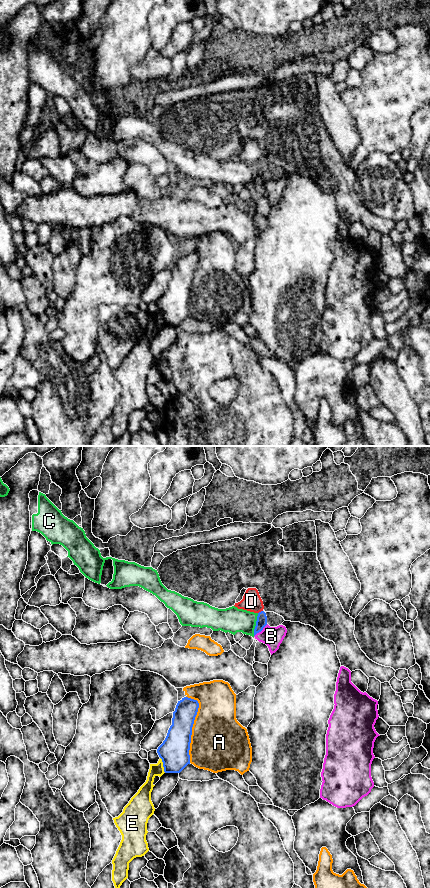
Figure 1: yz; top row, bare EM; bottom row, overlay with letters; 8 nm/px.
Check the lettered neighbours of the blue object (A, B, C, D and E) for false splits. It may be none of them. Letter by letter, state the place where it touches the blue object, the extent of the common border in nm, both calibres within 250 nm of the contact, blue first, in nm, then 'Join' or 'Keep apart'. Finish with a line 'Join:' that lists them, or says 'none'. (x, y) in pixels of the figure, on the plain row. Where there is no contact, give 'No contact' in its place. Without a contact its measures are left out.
A: Touches blue at yz (192, 278). Shared border 550 nm. Thickness 240 nm (blue) against 440 nm. Keep apart
B: Touches blue at yz (260, 183). Shared border 150 nm. Thickness 90 nm (blue) against 160 nm. Keep apart
C: Touches blue at yz (256, 176). Shared border 190 nm. Thickness 90 nm (blue) against 200 nm. Keep apart
D: Touches blue at yz (261, 163). Shared border 50 nm. Thickness 90 nm (blue) against 150 nm. Keep apart
E: Touches blue at yz (163, 317). Shared border 130 nm. Thickness 240 nm (blue) against 100 nm. Keep apart
Join: none

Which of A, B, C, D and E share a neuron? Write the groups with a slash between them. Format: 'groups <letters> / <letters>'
groups A / B C / D / E

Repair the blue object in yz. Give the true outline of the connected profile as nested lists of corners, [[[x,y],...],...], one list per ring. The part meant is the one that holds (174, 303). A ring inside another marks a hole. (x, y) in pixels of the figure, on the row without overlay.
[[[184,249],[178,253],[173,264],[172,277],[165,292],[157,301],[165,325],[180,325],[190,316],[192,279],[198,260],[197,252]]]

